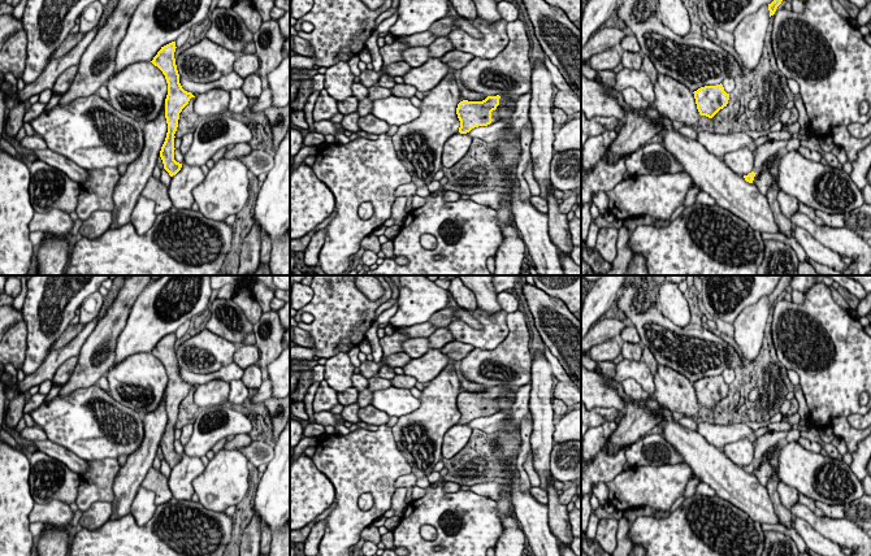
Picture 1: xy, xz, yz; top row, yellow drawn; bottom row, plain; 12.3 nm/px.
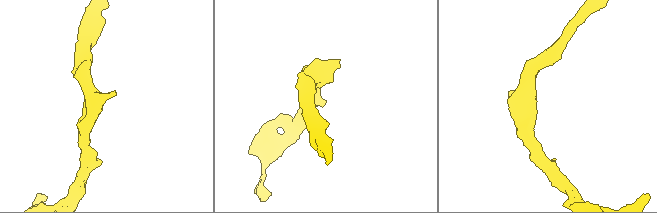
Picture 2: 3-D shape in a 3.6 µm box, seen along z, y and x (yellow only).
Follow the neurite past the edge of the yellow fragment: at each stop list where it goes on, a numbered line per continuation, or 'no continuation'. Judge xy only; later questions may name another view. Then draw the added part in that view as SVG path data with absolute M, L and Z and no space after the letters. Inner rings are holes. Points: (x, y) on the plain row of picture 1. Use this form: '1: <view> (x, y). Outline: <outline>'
no continuation

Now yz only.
no continuation

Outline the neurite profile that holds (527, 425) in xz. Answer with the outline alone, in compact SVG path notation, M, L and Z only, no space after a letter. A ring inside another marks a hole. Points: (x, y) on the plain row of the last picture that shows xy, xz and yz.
M529 412L526 418L521 422L520 435L521 435L521 446L519 451L519 456L516 459L517 470L520 472L521 481L521 491L530 490L529 477L524 469L524 464L526 461L528 453L530 452L530 435L533 430L533 420L532 413Z

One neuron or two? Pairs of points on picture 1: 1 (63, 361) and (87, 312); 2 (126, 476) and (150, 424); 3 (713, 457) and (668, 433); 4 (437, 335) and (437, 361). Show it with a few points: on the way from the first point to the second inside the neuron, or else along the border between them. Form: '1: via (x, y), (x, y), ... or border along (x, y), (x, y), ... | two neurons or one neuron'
1: border along (103, 299), (99, 312), (85, 325) | two neurons
2: via (139, 463), (147, 452), (150, 437) | one neuron
3: via (702, 457), (679, 437) | one neuron
4: border along (432, 348), (438, 348), (451, 360) | two neurons

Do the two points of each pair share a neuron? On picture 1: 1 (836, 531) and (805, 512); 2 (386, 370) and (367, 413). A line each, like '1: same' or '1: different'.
1: same
2: same

